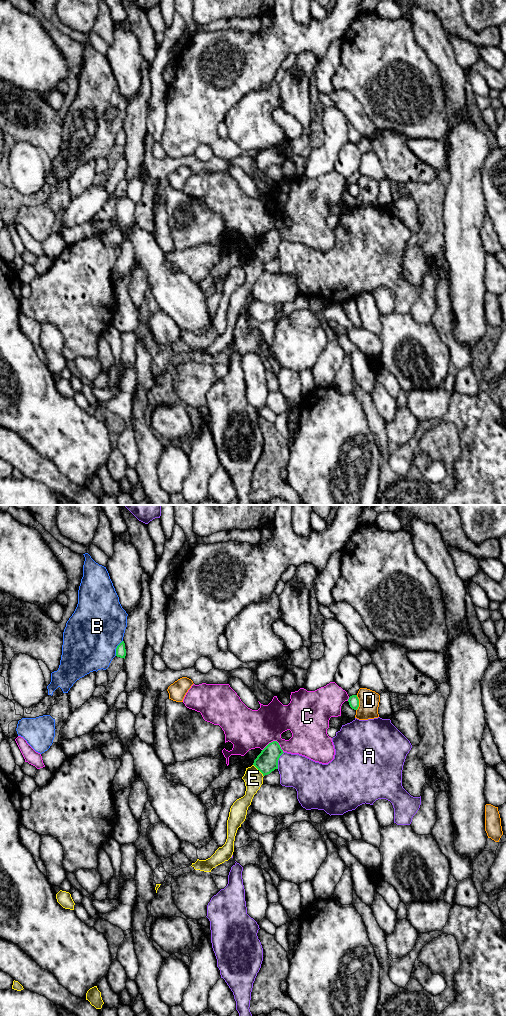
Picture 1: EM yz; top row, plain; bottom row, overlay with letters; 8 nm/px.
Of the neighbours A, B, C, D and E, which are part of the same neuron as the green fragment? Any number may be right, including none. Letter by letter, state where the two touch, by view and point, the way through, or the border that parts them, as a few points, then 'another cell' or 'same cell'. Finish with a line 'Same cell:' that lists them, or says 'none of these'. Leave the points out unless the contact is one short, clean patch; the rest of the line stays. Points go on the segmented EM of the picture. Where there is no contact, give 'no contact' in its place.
A: meets green in yz at (278, 759); another cell
B: meets green in yz at (116, 648); another cell
C: meets green in yz at (275, 741); another cell
D: meets green in yz at (358, 703); another cell
E: meets green in yz at (258, 769); another cell
Same cell: none of these

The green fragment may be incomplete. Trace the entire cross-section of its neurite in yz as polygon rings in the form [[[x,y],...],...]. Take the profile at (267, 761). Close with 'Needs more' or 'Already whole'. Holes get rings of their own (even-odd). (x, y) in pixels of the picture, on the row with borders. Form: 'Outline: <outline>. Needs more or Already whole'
Outline: [[[273,741],[269,743],[254,760],[253,765],[263,774],[270,774],[275,769],[278,769],[278,760],[283,754],[279,743]]]. Already whole

